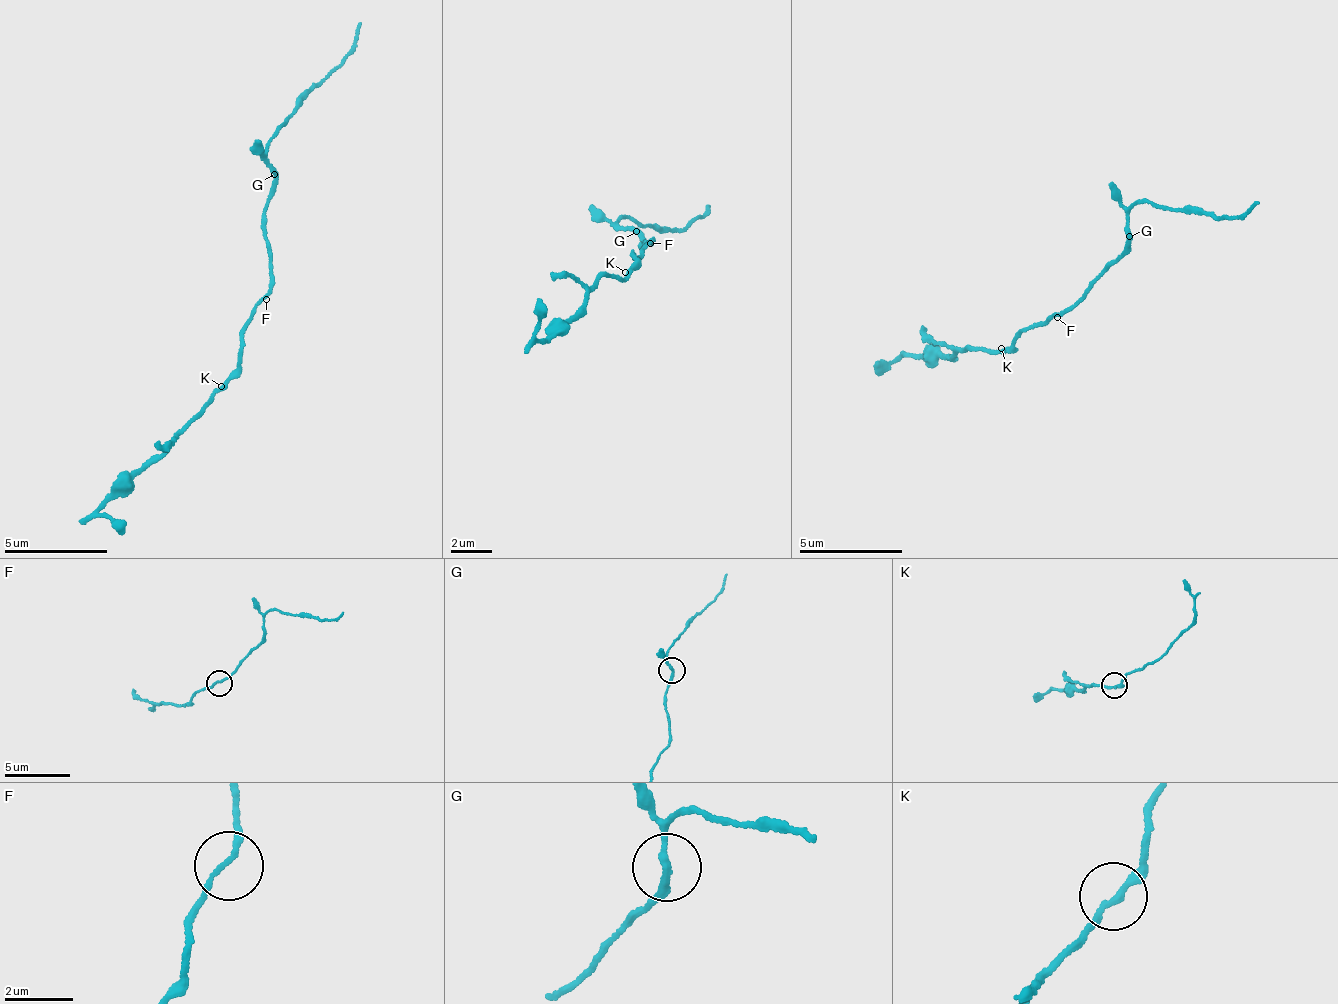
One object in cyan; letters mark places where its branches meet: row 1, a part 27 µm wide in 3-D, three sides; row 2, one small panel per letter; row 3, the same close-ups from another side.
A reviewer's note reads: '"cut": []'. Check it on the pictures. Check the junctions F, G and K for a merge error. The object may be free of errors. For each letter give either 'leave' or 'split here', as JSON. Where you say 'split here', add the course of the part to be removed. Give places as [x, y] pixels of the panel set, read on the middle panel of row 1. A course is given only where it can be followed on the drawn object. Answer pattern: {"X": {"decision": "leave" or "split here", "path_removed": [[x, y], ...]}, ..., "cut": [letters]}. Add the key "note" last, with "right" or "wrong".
{"F": {"decision": "leave"}, "G": {"decision": "leave"}, "K": {"decision": "leave"}, "cut": [], "note": "right"}

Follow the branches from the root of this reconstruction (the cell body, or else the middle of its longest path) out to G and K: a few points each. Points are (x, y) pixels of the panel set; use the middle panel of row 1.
G: (647, 240), (653, 242), (645, 239), (640, 245), (637, 242), (643, 244), (634, 230)
K: (647, 240), (640, 256), (632, 254), (635, 259), (625, 272)

